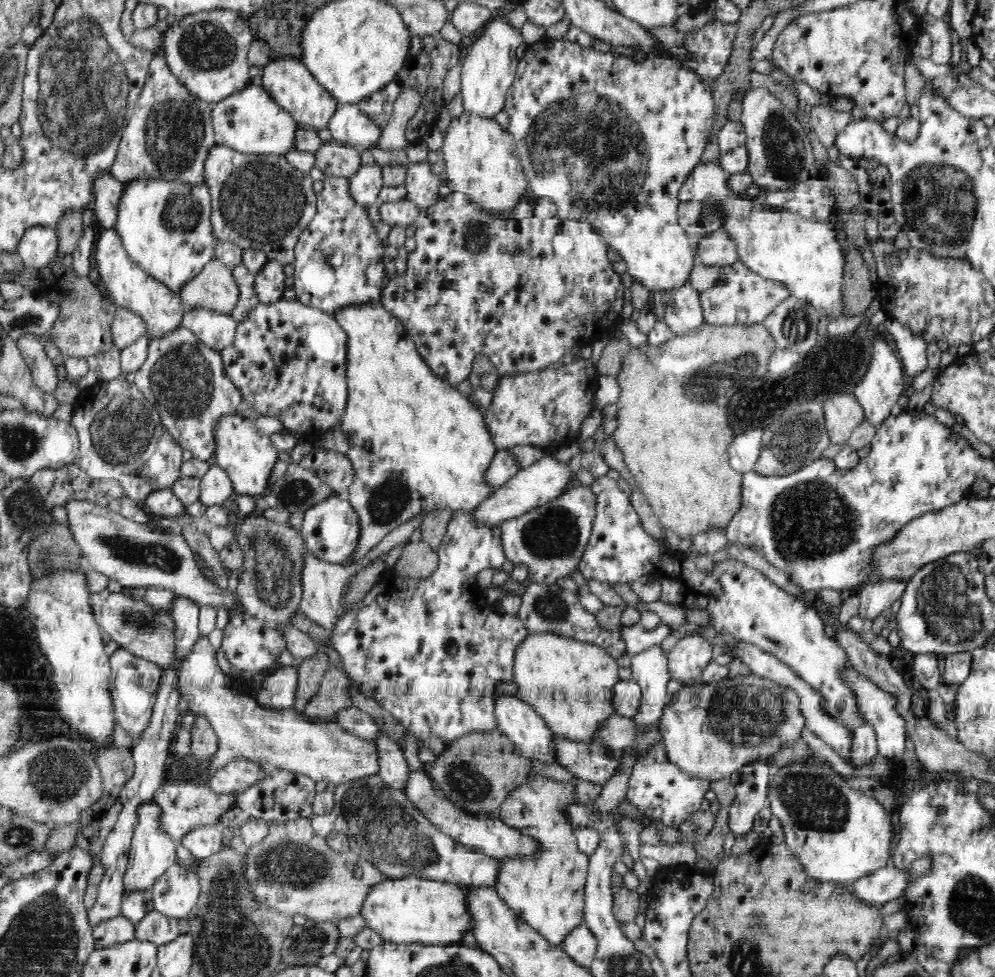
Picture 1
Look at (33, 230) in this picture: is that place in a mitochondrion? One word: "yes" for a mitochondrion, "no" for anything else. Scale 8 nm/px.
no

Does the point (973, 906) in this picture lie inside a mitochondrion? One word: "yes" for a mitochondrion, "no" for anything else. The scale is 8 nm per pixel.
yes

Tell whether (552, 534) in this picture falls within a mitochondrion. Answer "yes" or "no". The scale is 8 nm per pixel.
yes

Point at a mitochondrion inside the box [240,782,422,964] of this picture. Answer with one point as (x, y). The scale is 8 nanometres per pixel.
(299, 866)

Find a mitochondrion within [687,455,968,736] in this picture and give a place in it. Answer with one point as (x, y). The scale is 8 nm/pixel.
(812, 521)

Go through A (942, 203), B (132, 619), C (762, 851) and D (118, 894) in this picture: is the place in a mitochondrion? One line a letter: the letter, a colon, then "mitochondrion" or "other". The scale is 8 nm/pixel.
A: mitochondrion
B: mitochondrion
C: other
D: other

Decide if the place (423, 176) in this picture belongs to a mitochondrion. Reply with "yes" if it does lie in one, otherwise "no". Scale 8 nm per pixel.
no

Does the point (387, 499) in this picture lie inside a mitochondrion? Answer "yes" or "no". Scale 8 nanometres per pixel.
yes

